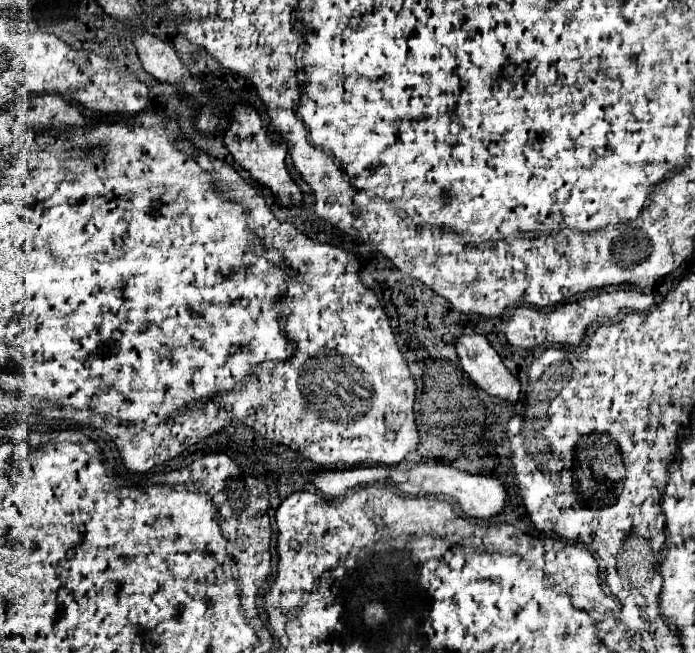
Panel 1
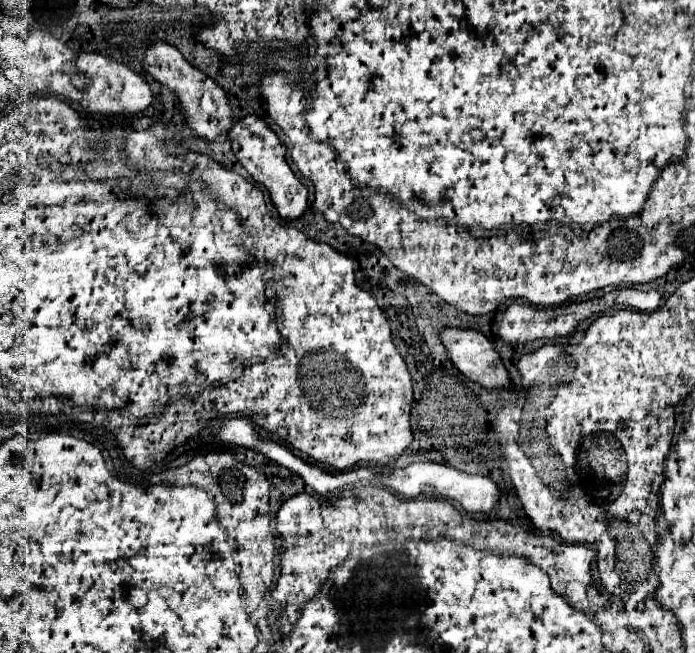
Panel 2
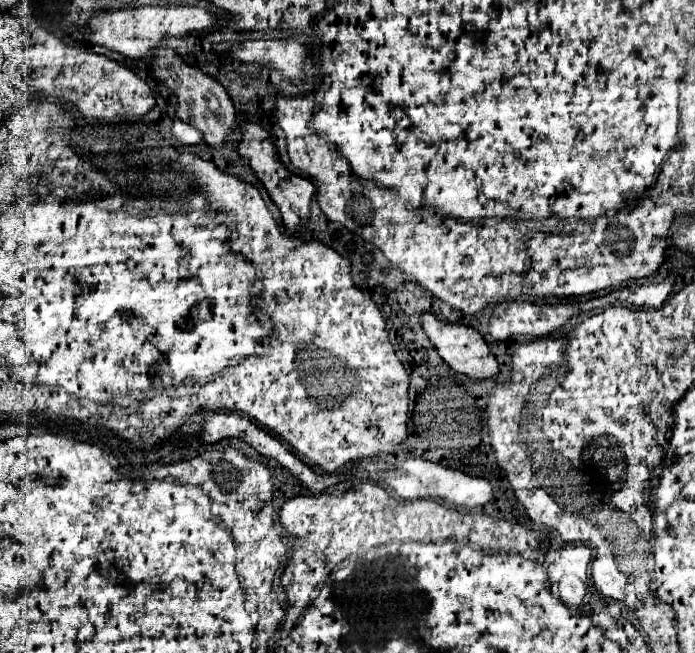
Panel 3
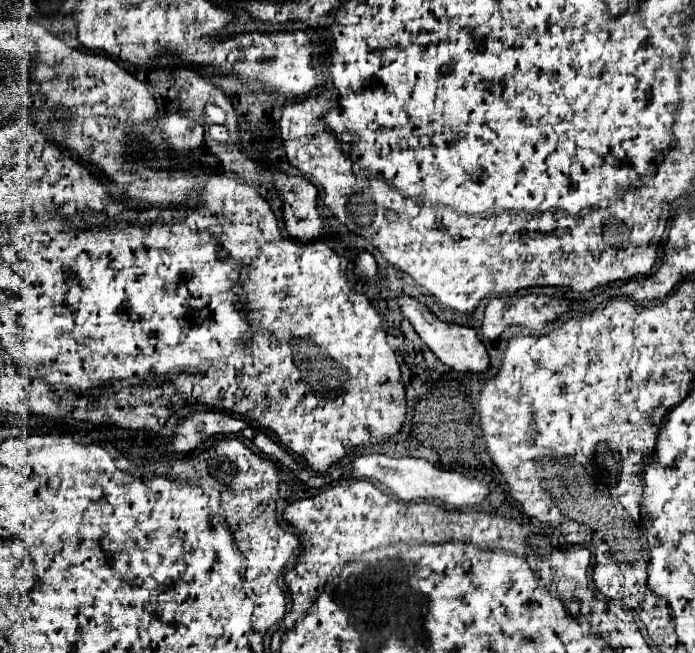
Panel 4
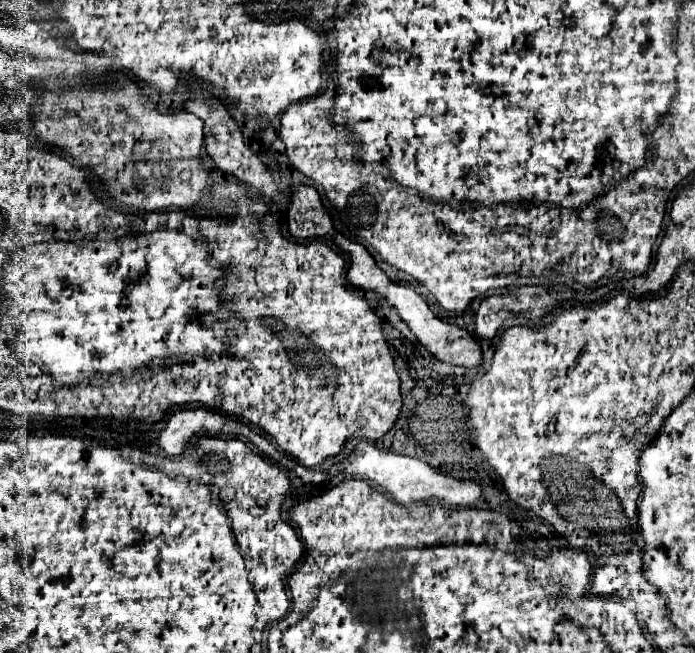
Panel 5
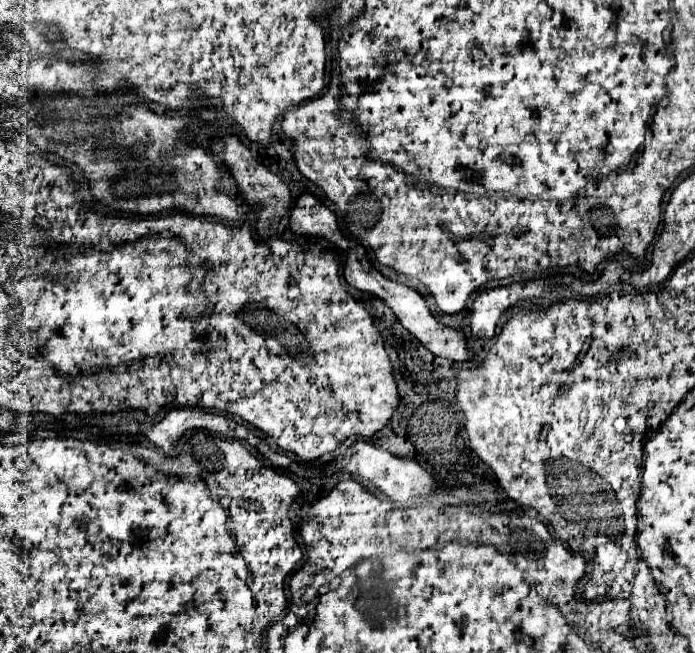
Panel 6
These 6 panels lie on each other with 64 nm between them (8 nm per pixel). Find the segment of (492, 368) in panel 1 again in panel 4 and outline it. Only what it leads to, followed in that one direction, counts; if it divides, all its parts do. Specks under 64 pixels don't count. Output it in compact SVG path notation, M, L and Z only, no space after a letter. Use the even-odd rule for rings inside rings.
M398 294L398 302L400 302L400 310L402 314L410 320L410 324L414 326L416 334L422 338L422 342L450 368L458 370L458 372L484 372L488 368L488 354L484 344L480 342L476 330L468 328L468 326L458 326L458 324L446 324L442 320L438 320L426 304L418 302L414 296L408 294Z

